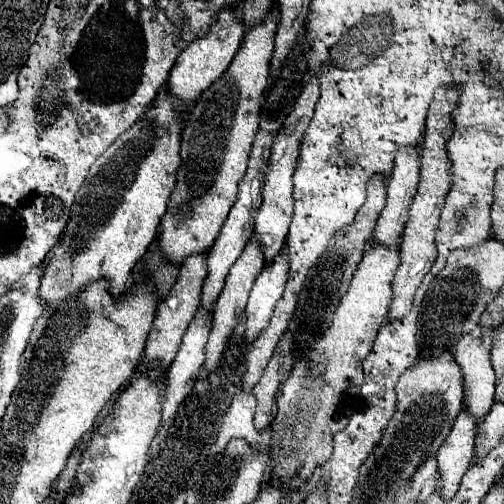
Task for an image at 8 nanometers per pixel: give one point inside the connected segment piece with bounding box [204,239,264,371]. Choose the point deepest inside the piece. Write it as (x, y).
(230, 305)

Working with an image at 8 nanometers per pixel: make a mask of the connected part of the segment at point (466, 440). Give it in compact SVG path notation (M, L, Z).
M462 409L460 415L454 419L448 437L438 449L438 467L444 499L456 495L464 471L474 461L474 437L476 437L476 417L472 417L468 409Z

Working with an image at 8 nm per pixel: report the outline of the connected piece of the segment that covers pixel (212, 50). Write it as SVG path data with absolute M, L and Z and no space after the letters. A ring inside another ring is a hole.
M220 9L216 13L214 23L210 25L210 31L200 37L194 39L176 59L176 65L170 71L170 79L168 79L168 87L170 93L178 99L184 101L186 107L192 105L194 99L200 97L200 93L204 89L208 89L208 85L212 85L216 81L216 77L220 77L220 73L226 71L226 67L230 65L232 57L236 55L240 43L244 37L244 23L240 19L240 15L236 13L236 9Z

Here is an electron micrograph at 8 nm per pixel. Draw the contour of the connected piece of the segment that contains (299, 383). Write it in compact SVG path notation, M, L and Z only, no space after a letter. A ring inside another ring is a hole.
M368 241L362 261L358 263L346 295L338 301L330 327L312 343L312 357L300 359L288 381L282 385L278 399L278 413L272 421L272 459L274 469L270 481L290 483L300 489L314 469L330 459L334 435L342 431L358 401L362 385L362 361L376 339L378 329L388 319L388 307L392 303L392 281L400 265L400 243L378 245Z

